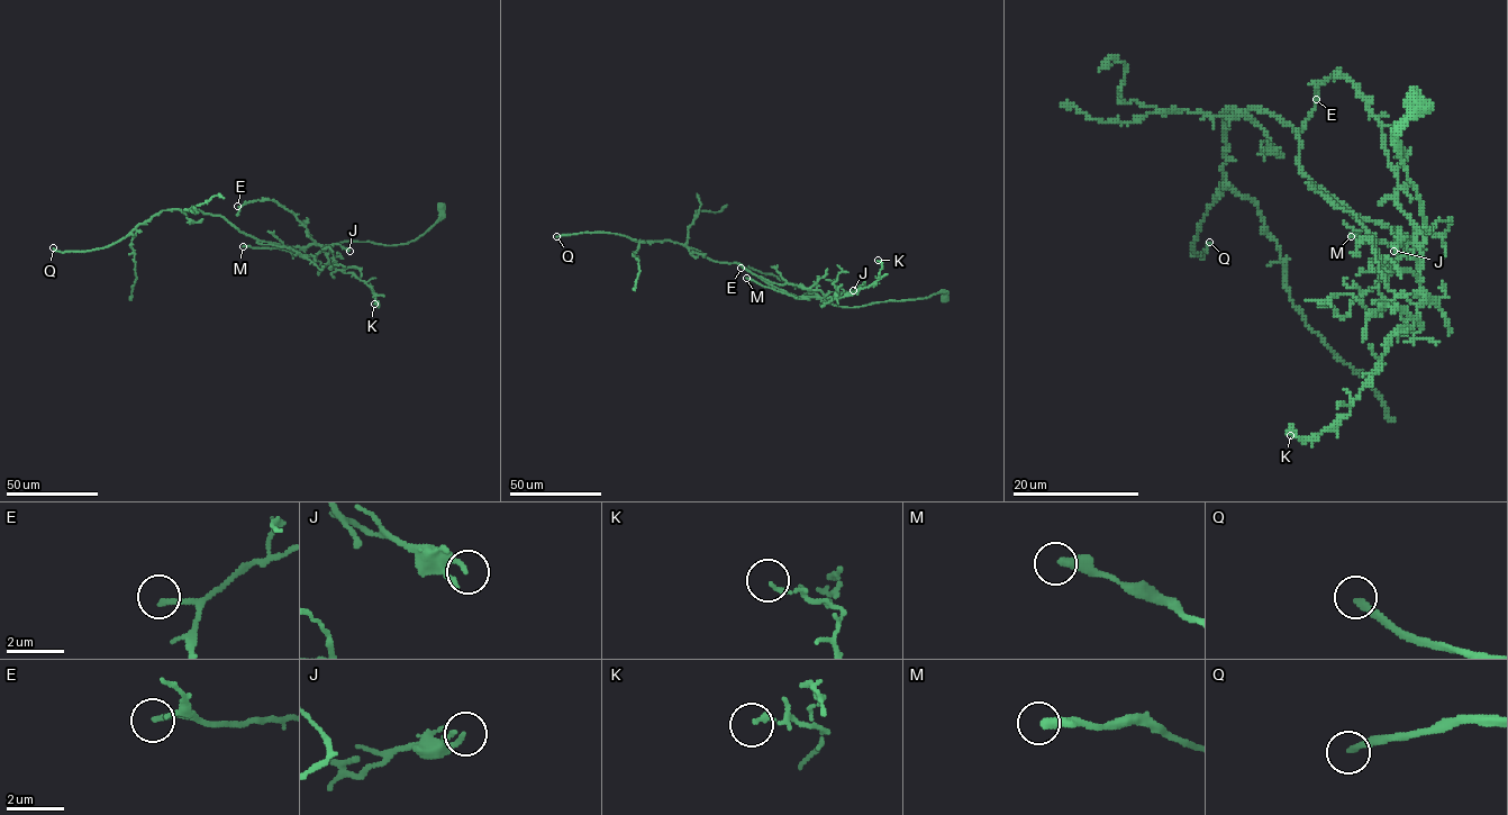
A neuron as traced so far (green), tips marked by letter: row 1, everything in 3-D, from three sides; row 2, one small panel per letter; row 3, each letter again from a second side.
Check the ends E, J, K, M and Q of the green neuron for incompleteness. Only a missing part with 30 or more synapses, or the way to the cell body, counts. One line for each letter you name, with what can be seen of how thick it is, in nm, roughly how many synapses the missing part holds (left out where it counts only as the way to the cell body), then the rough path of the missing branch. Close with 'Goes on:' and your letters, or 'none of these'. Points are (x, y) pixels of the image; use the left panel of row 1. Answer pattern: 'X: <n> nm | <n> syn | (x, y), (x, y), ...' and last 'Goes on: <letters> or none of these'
Q: 200 nm | 60 syn
Goes on: Q

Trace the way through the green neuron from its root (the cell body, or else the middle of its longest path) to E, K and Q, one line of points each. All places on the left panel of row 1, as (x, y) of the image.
E: (441, 208), (438, 219), (406, 243), (344, 241), (323, 245), (307, 234), (294, 215), (273, 200), (237, 206)
K: (441, 208), (438, 219), (406, 243), (321, 245), (333, 265), (371, 288), (374, 304)
Q: (441, 208), (423, 234), (397, 245), (283, 246), (241, 232), (218, 215), (171, 209), (103, 247), (53, 247)

